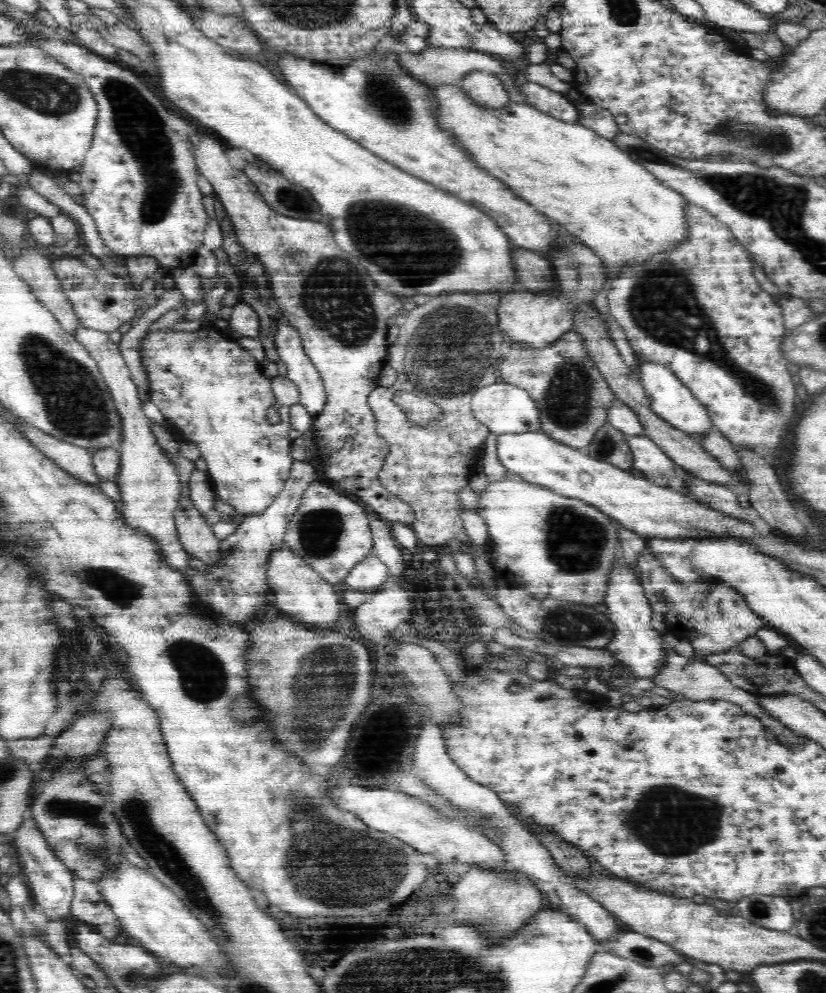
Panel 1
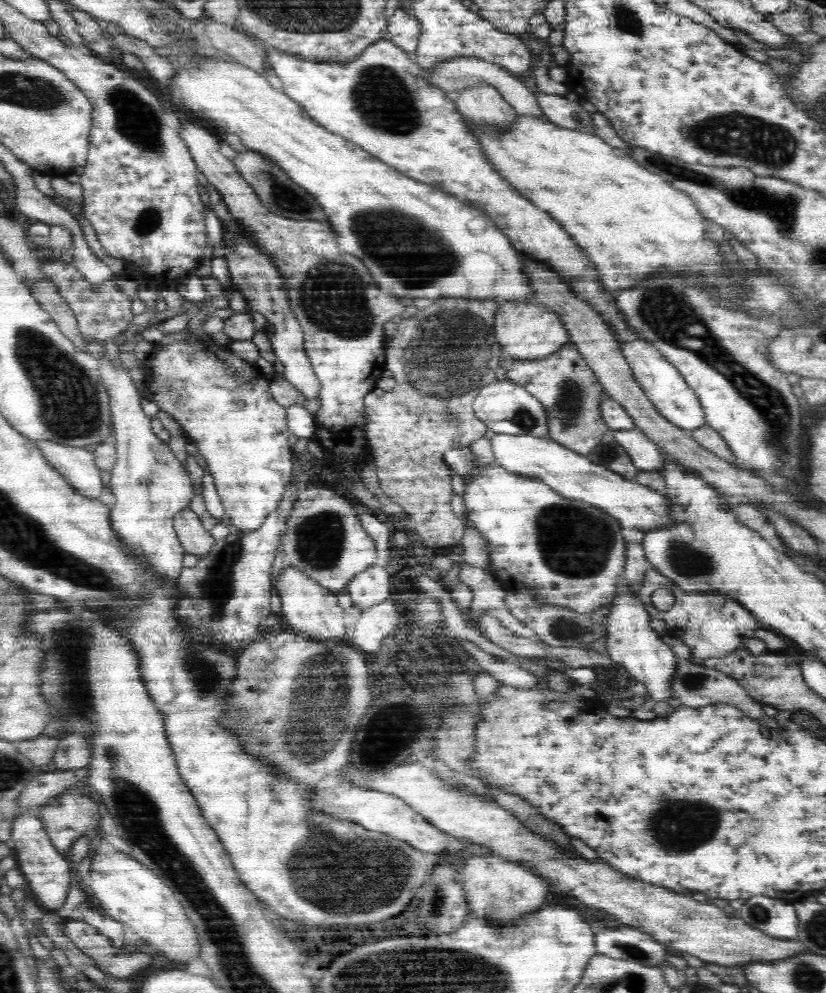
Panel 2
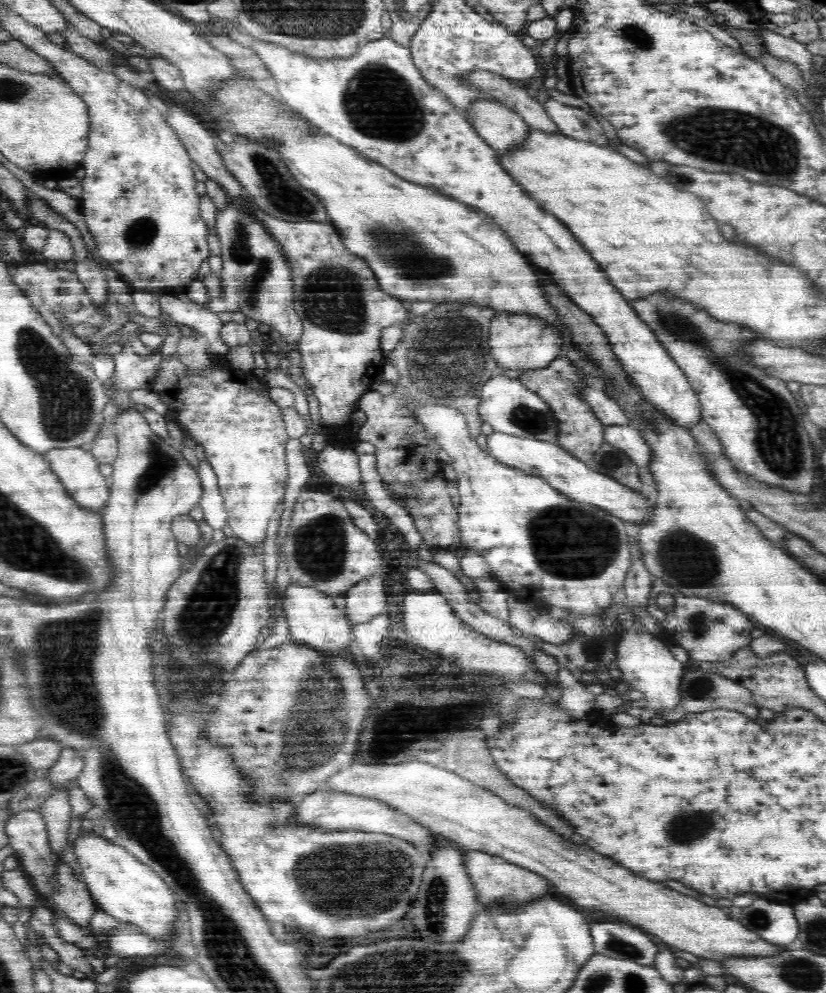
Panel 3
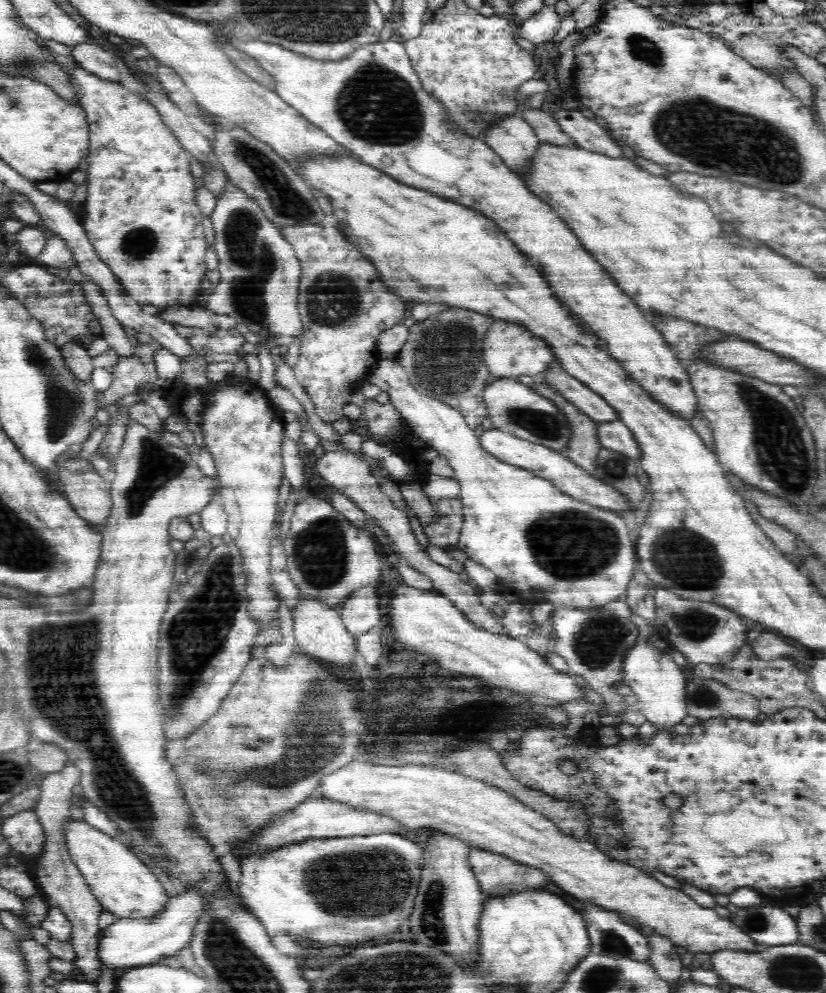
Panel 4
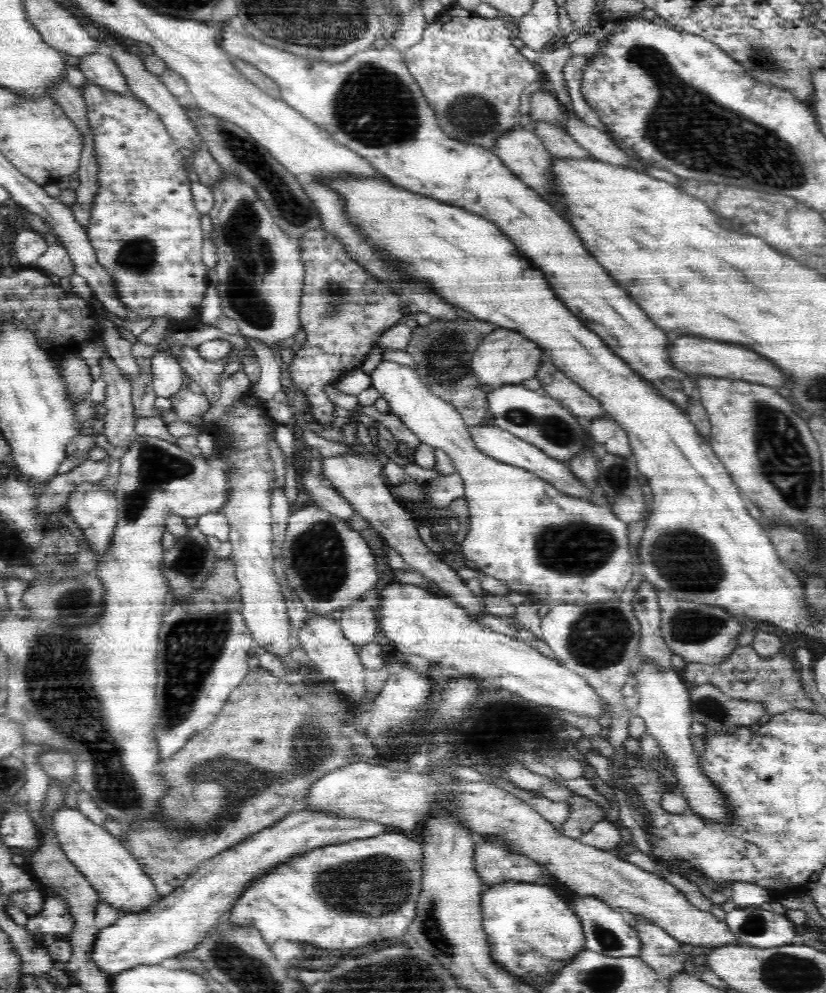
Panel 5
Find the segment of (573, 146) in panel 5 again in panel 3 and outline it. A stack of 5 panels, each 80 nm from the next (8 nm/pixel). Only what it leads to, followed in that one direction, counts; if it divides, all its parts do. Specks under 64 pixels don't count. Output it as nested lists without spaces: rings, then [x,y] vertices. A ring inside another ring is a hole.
[[[485,70],[468,72],[466,76],[462,76],[462,79],[464,79],[464,83],[479,87],[479,90],[490,94],[498,102],[505,103],[506,106],[516,111],[526,121],[526,124],[534,130],[541,130],[548,134],[562,133],[544,109],[543,104],[530,97],[526,88],[518,85],[518,81],[506,80]]]

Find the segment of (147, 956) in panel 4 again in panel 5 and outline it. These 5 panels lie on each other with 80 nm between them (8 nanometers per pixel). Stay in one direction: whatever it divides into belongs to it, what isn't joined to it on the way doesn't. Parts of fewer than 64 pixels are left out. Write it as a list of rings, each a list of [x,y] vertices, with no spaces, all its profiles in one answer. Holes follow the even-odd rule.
[[[310,805],[301,809],[297,807],[272,826],[205,861],[180,888],[161,898],[146,912],[122,914],[112,926],[101,928],[92,951],[94,964],[113,977],[140,964],[160,964],[164,958],[172,958],[174,954],[190,953],[203,935],[215,926],[218,918],[232,910],[242,896],[243,888],[262,871],[289,859],[298,851],[376,837],[383,834],[386,827],[387,824],[376,819],[348,817],[324,809],[313,810]]]

